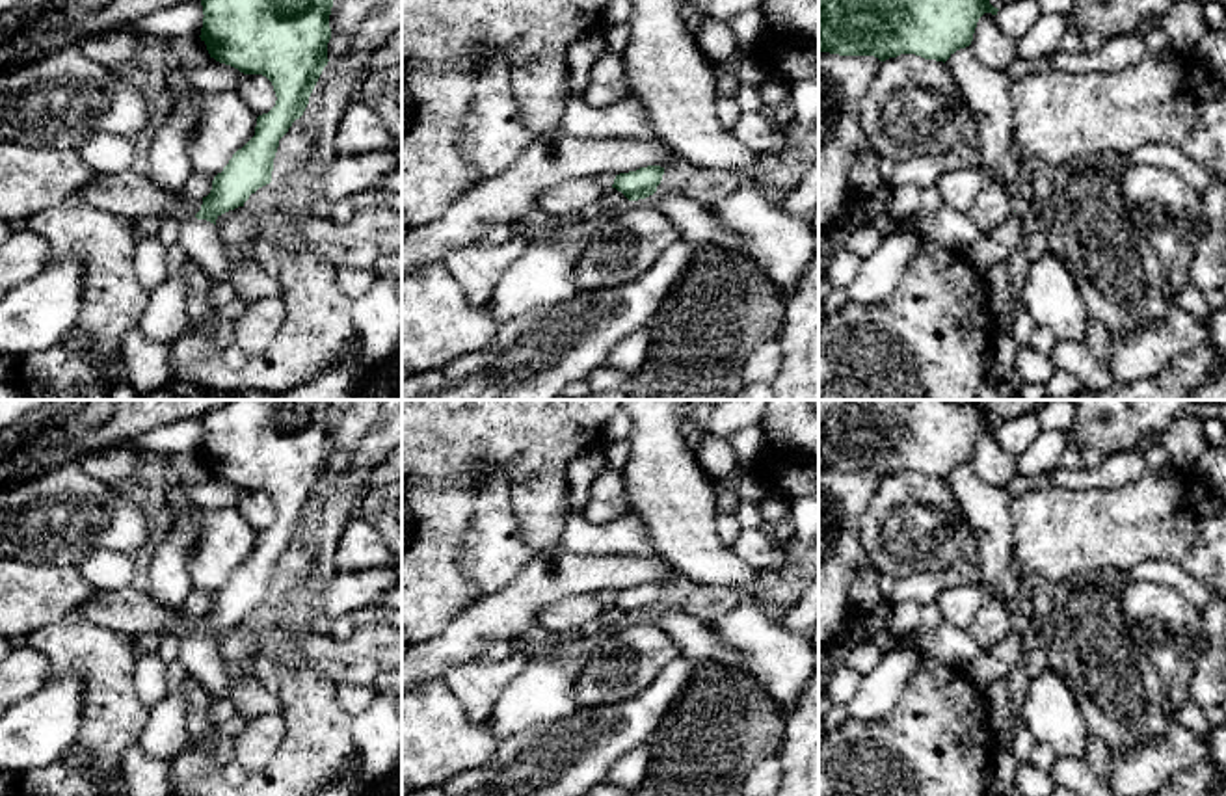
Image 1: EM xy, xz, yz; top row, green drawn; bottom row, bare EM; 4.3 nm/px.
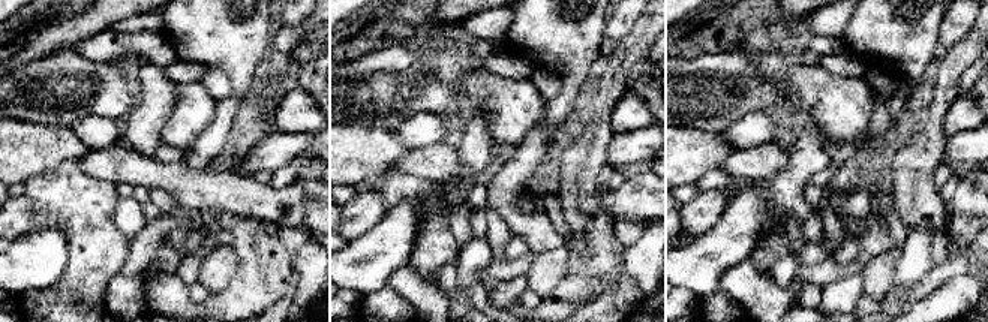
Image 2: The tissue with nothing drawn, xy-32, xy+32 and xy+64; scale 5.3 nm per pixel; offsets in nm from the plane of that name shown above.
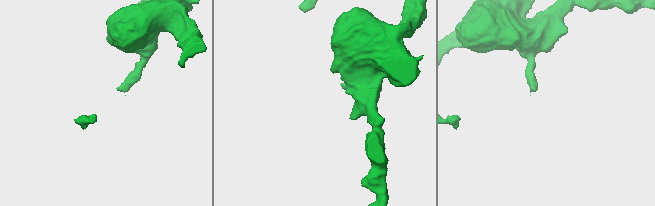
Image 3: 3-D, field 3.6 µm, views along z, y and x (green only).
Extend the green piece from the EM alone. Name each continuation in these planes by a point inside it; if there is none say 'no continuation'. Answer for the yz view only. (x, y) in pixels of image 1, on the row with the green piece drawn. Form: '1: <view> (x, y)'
no continuation

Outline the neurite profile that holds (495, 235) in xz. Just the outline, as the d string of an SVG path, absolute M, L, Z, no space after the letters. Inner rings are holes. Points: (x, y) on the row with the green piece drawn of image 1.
M489 225L482 231L478 238L478 245L495 247L510 242L513 236L513 229L510 225Z

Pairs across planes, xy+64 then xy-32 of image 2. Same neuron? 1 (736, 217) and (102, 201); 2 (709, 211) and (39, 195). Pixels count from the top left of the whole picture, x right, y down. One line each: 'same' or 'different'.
1: different
2: different

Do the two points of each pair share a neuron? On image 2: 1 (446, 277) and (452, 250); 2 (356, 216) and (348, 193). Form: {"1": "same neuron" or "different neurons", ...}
{"1": "different neurons", "2": "different neurons"}

